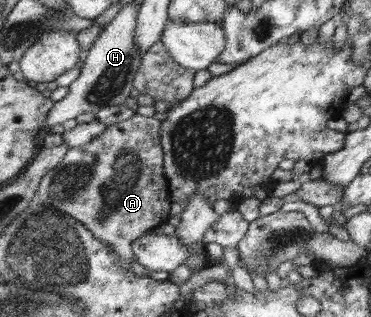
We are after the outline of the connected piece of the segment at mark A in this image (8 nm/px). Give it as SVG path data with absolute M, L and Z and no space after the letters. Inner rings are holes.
M135 113L127 120L109 125L87 144L70 148L61 163L42 176L35 196L35 200L44 208L54 208L64 212L87 227L97 240L112 248L118 262L126 268L130 268L134 257L131 242L170 218L169 210L171 210L172 200L163 166L164 153L160 143L160 122L155 117L145 117Z

